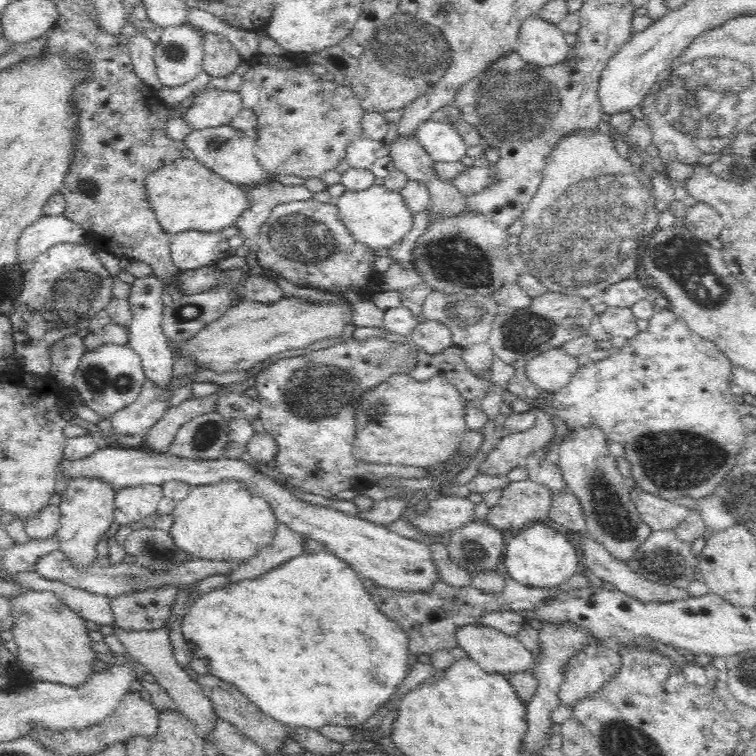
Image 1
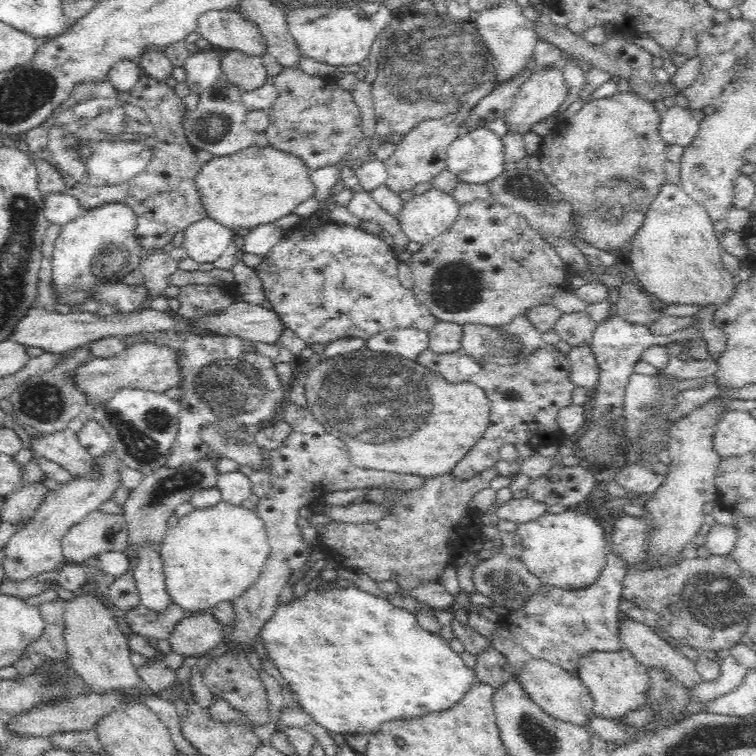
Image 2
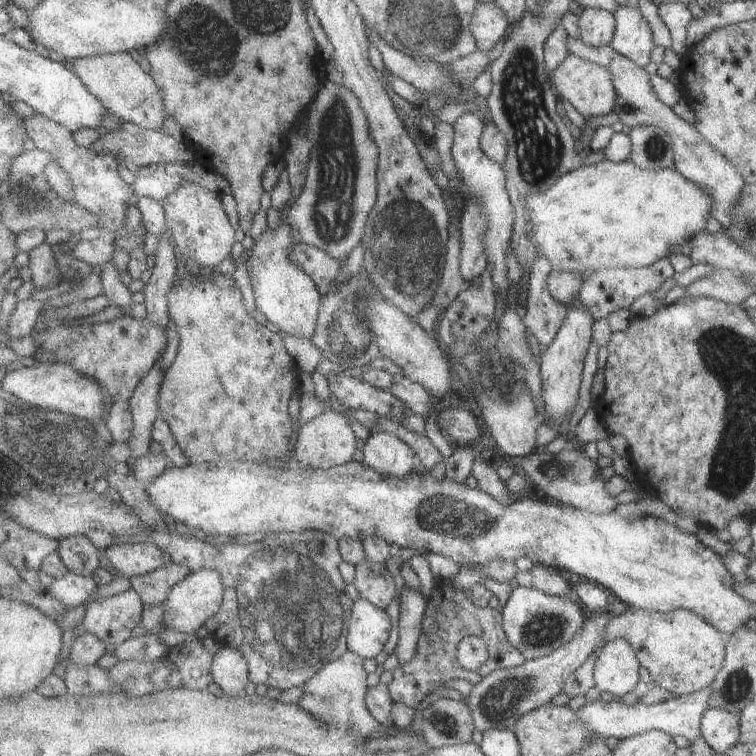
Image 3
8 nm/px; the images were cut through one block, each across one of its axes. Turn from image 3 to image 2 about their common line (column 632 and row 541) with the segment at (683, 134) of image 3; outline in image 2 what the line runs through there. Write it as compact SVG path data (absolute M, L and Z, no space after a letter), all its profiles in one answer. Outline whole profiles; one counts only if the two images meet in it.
M99 510L88 514L79 524L76 524L64 538L62 538L62 553L64 561L83 564L97 554L106 551L123 553L127 546L129 525L124 514L104 514Z

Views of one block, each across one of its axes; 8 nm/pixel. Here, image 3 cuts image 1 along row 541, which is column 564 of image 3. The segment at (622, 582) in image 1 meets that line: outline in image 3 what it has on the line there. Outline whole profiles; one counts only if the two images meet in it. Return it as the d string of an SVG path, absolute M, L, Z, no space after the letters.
M534 564L534 567L525 572L518 571L516 584L522 587L541 590L546 594L558 596L558 598L576 597L575 588L569 579L556 574L556 570L550 567Z

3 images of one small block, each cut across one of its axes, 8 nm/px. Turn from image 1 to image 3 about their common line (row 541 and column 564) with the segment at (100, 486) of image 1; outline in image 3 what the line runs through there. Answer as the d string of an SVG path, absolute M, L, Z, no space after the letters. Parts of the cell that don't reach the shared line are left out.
M579 56L567 58L554 72L552 82L561 98L569 100L587 119L599 119L616 112L618 106L618 90L614 84L612 72L604 66L590 62Z

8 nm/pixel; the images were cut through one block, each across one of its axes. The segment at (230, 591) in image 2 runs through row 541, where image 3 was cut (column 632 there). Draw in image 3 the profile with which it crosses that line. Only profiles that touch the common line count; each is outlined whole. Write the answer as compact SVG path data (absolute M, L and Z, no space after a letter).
M606 159L601 163L592 165L583 165L579 169L566 174L557 182L550 183L546 188L541 190L540 196L528 196L528 208L530 208L530 222L534 224L532 228L532 238L534 244L538 246L539 256L544 256L552 263L555 270L562 272L590 272L590 270L600 271L604 268L620 268L635 269L646 268L652 266L654 262L658 262L660 258L669 257L672 252L676 253L676 247L683 246L688 240L696 234L696 232L706 232L708 219L712 218L710 210L712 210L714 200L704 194L694 182L686 180L675 168L674 169L658 169L658 170L642 170L641 167L634 166L634 163L624 161L617 163L616 161Z

